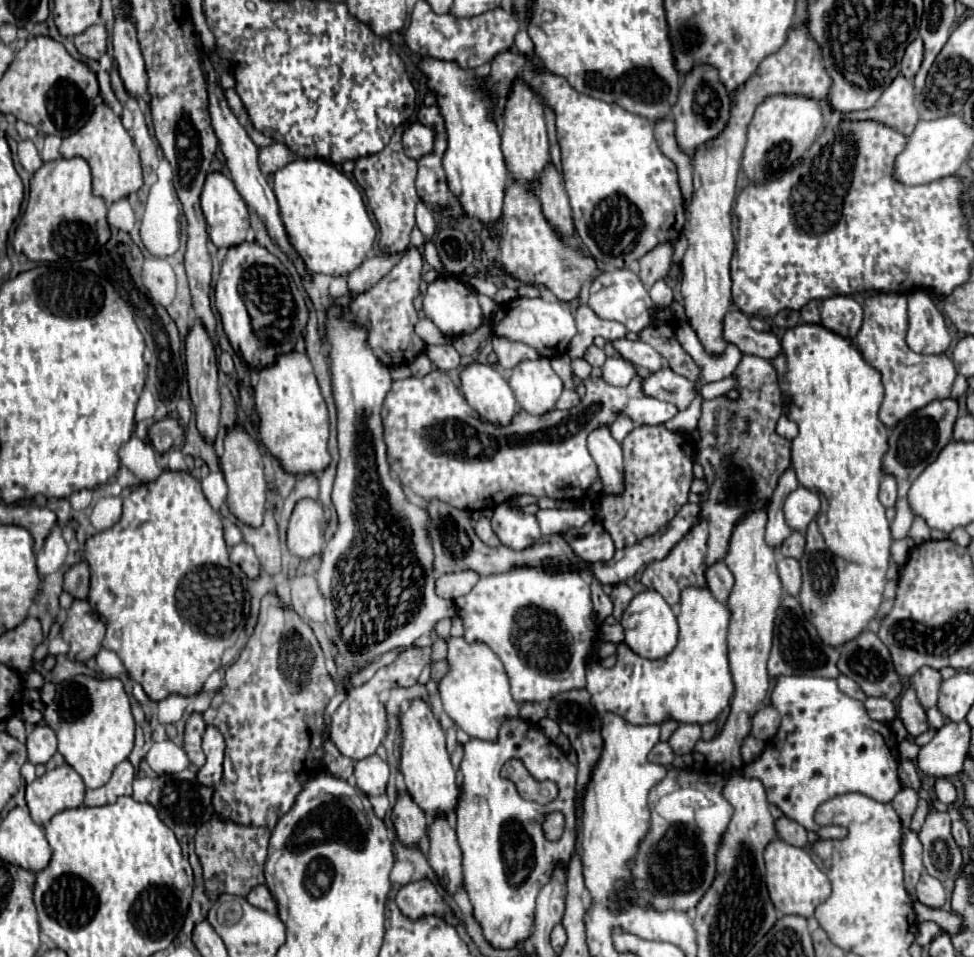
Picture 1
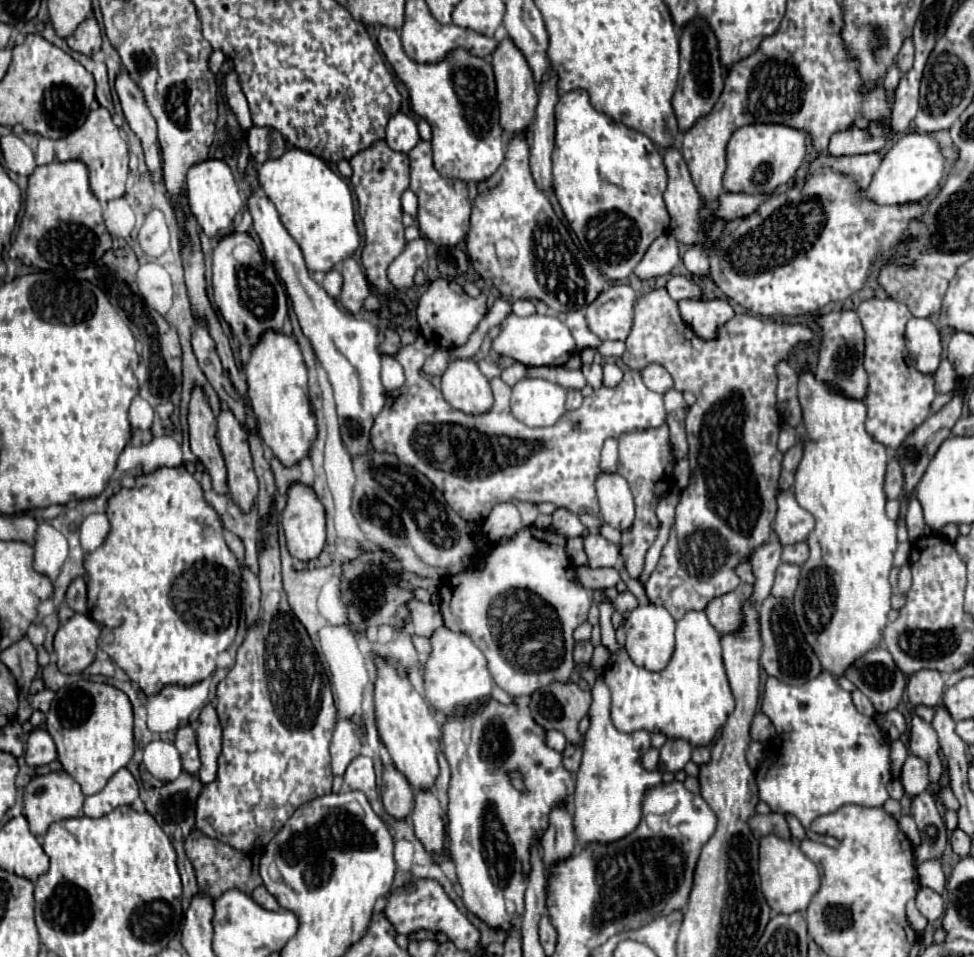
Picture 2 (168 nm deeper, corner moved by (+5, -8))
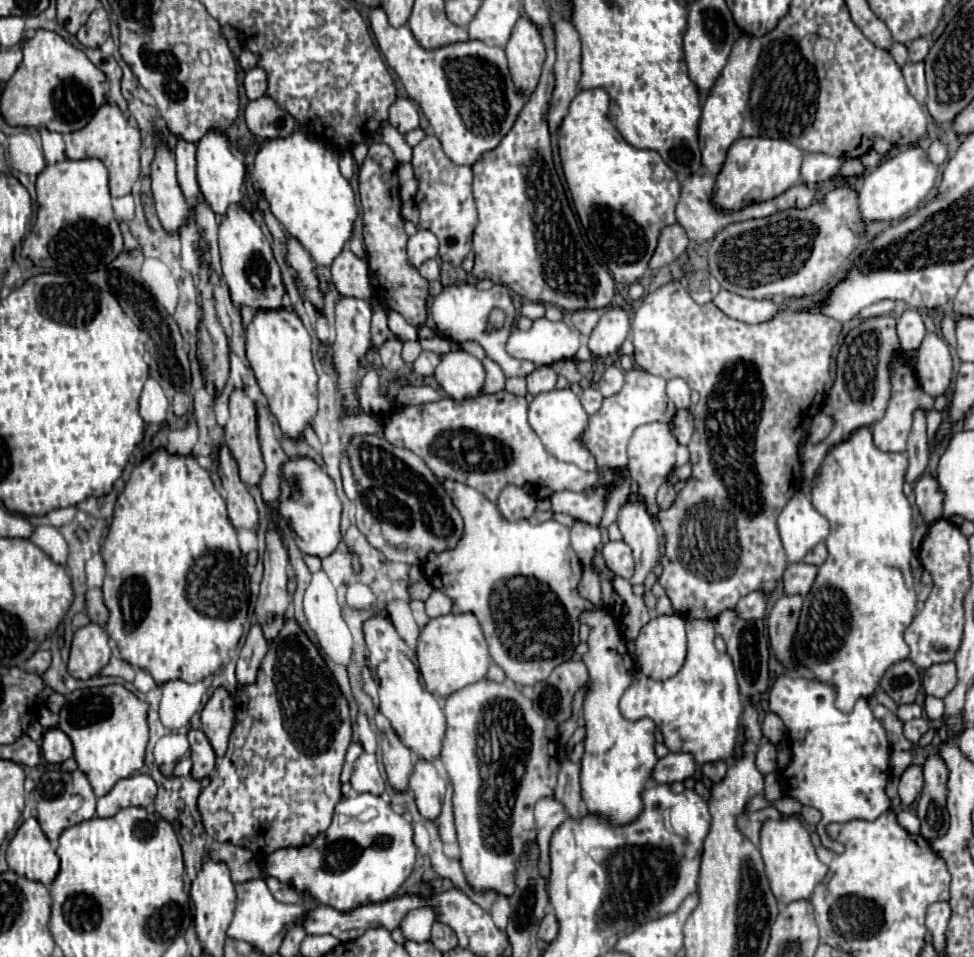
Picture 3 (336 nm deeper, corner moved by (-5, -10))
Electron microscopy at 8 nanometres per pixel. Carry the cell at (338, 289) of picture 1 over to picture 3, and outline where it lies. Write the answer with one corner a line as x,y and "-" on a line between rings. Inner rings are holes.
344,249
334,259
330,271
332,271
332,283
340,295
360,297
366,301
372,297
366,261
356,259
356,255
352,255
350,249

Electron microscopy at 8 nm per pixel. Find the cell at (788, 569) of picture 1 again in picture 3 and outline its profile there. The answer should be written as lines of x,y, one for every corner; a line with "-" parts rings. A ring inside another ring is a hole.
790,563
784,571
782,583
784,583
784,595
806,595
814,583
814,577
818,573
818,567
808,563

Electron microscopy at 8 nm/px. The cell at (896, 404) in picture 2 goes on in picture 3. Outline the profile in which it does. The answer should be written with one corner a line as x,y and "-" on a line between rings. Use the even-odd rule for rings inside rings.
900,353
894,355
892,359
892,365
890,365
890,383
892,383
892,397
888,401
888,407
886,407
886,413
880,421
876,421
872,425
872,435
874,435
874,445
882,451
904,451
906,447
906,437
910,433
910,427
912,427
912,421
914,421
914,411
930,411
934,407
934,397
928,395
918,377
916,377
916,371
914,367
910,367
906,363
906,357
902,357

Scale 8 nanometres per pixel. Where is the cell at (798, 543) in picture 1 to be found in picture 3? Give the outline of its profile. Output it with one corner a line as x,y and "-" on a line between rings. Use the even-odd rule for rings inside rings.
818,543
818,545
804,557
804,563
810,563
810,565
820,567
820,565
826,561
826,555
828,555
826,545
824,545
824,543

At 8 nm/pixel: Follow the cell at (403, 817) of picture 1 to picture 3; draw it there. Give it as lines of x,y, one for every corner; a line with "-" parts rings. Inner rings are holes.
394,731
384,733
382,737
382,751
384,751
384,767
388,775
388,783
398,791
406,793
408,791
408,781
414,771
414,755
408,747
400,743

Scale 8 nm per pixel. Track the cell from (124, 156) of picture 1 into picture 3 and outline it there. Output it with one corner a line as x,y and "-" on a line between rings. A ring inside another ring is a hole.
110,103
102,105
100,111
96,111
96,115
92,117
92,121
84,129
74,131
72,135
66,135
64,143
66,143
68,159
94,157
106,165
108,175
110,175
112,197
122,197
132,191
132,185
136,183
140,175
140,143
142,141
140,141
138,127
132,127
116,105
110,105

